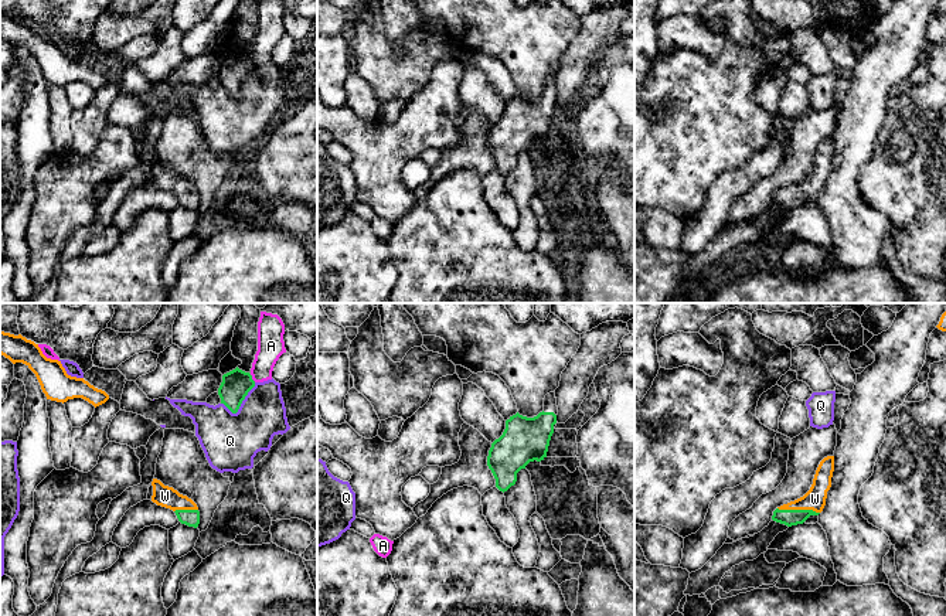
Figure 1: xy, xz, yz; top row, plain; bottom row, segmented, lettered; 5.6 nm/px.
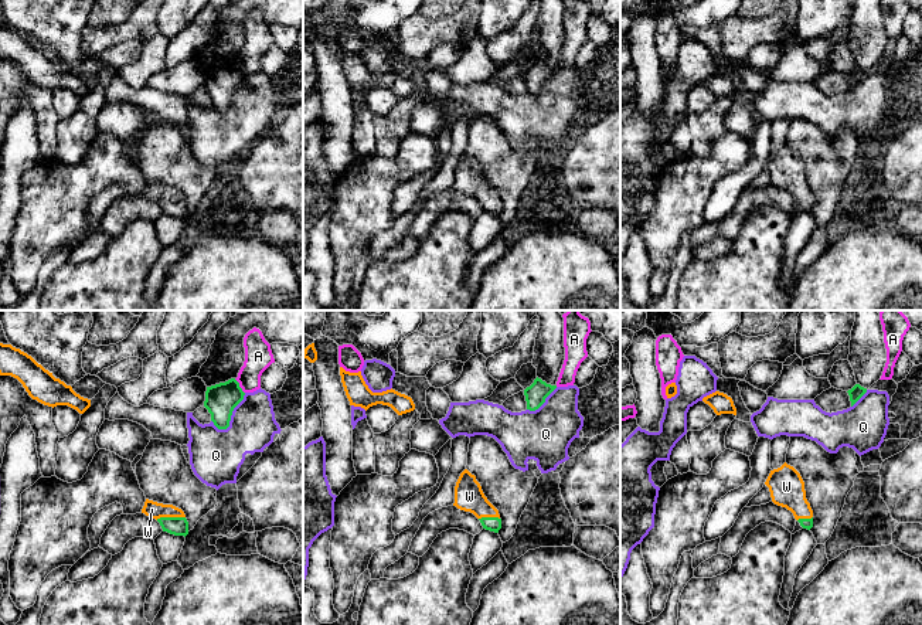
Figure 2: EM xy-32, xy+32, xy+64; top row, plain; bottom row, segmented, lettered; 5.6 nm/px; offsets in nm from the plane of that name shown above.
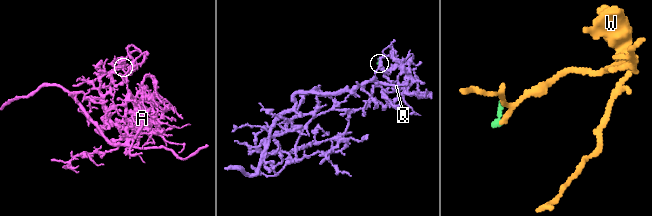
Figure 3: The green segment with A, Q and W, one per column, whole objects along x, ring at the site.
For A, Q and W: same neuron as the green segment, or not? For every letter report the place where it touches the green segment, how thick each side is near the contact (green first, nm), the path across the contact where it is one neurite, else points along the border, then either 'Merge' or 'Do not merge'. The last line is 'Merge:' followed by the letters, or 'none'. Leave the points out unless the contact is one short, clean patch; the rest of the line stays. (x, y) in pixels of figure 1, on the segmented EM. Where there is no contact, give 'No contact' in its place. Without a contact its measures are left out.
A: Touches green at xy (251, 378). Thickness 160 nm (green) against 160 nm. Boundary: xy (249, 374), (255, 381). Do not merge
Q: Touches green at xy (240, 405). Thickness 160 nm (green) against 320 nm. Do not merge
W: Touches green at yz (799, 510). Thickness 100 nm (green) against 120 nm. Merge
Merge: W

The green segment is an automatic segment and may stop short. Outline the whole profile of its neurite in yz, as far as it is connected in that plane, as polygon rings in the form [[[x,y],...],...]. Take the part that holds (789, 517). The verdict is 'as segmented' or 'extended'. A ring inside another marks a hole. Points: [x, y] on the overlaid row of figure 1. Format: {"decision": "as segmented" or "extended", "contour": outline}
{"decision": "extended", "contour": [[[834,456],[824,457],[814,474],[810,490],[800,498],[777,507],[772,520],[787,527],[803,524],[810,515],[819,515],[831,487]]]}

